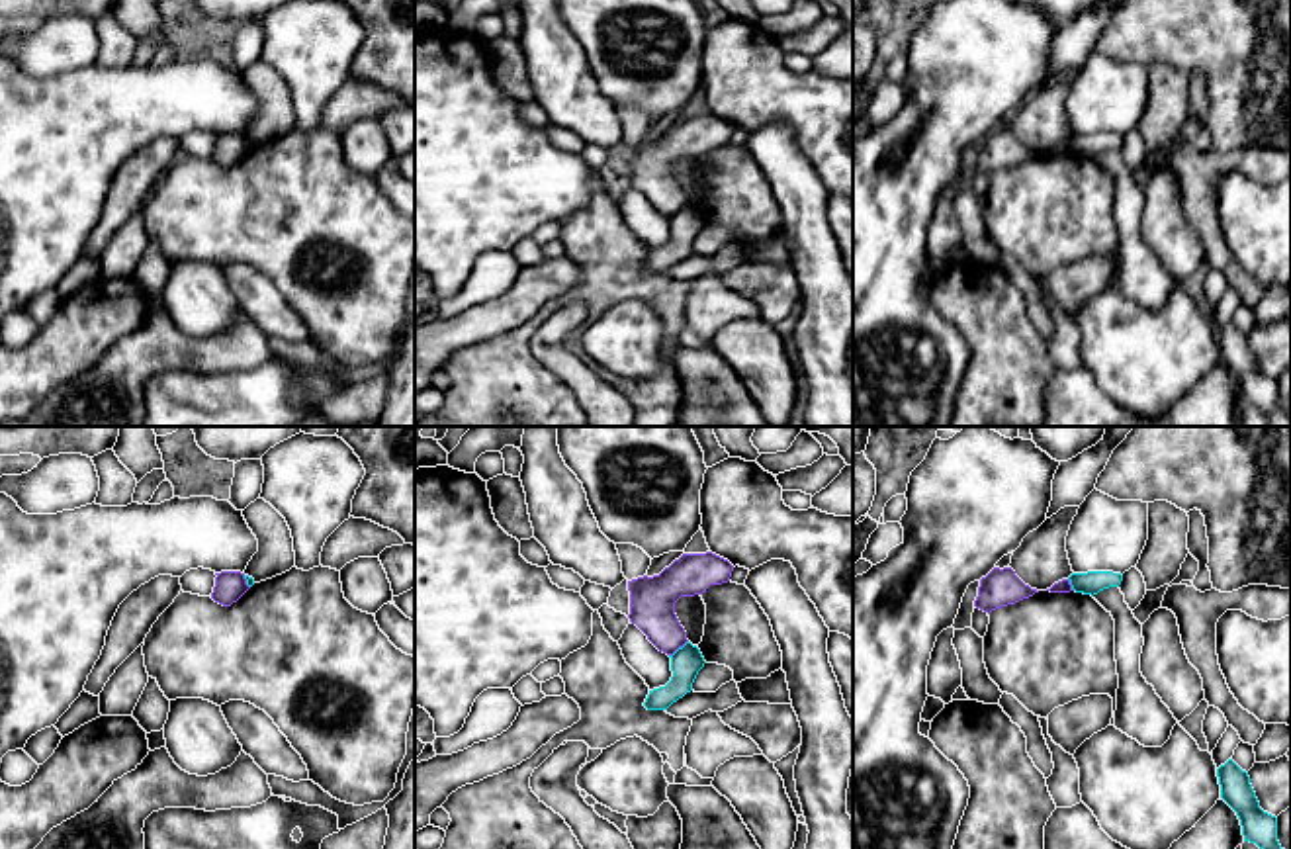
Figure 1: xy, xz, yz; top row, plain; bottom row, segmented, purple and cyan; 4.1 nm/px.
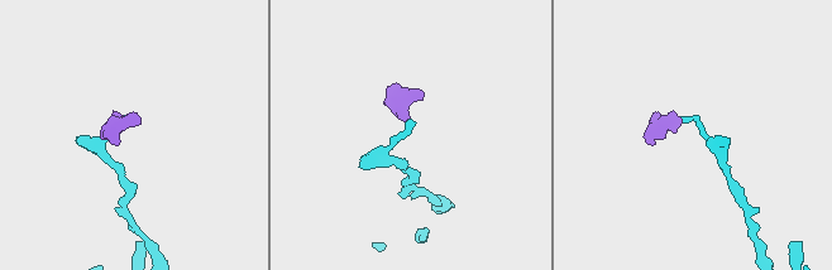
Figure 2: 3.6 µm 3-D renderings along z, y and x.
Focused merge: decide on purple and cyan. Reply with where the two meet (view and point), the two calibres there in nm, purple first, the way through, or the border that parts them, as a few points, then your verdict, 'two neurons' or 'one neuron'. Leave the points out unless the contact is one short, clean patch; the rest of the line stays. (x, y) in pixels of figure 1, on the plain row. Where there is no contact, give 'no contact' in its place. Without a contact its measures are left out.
meets purple in xz at (677, 210); 190 nm thick on the purple side, 130 nm on the other; border along xz (687, 202), (669, 218); two neurons

